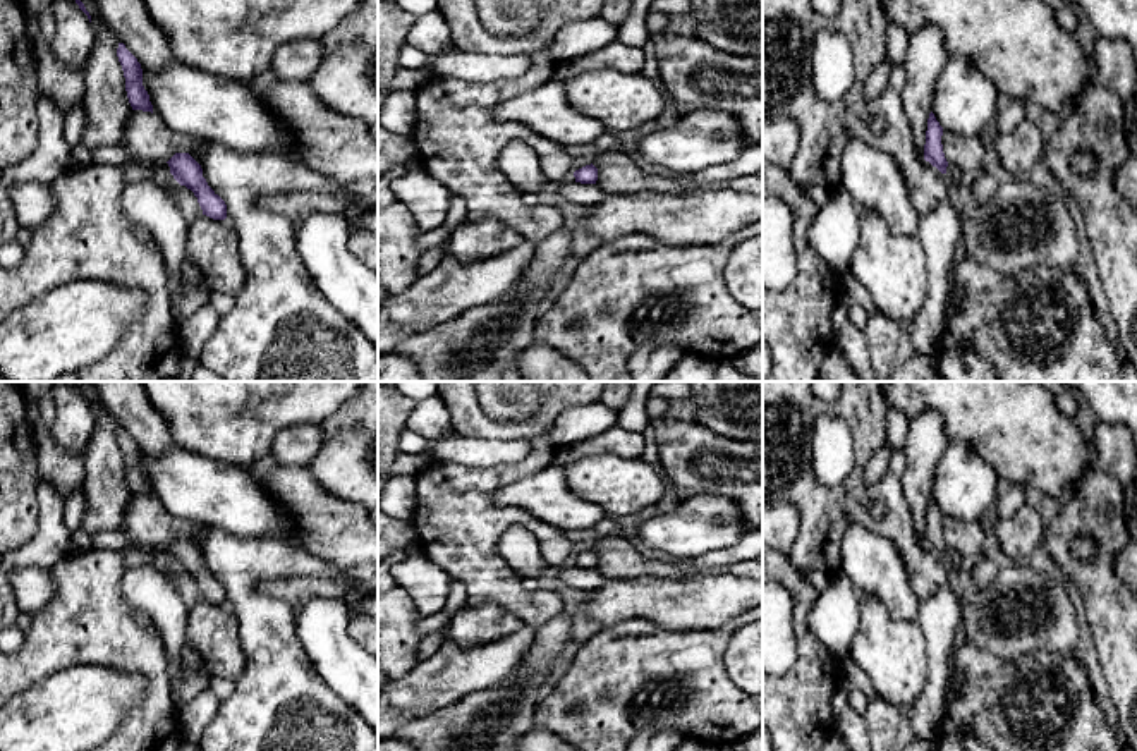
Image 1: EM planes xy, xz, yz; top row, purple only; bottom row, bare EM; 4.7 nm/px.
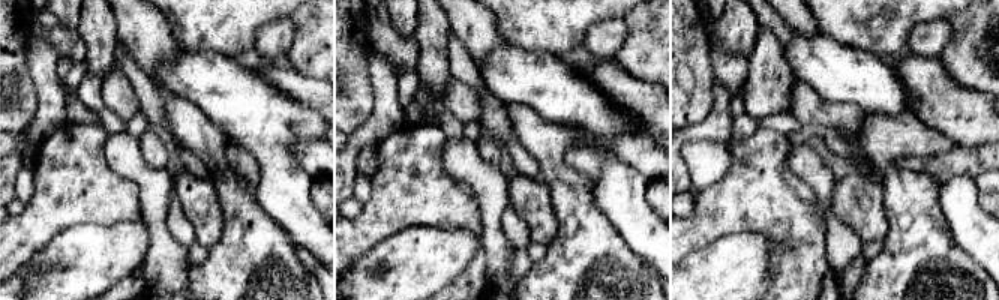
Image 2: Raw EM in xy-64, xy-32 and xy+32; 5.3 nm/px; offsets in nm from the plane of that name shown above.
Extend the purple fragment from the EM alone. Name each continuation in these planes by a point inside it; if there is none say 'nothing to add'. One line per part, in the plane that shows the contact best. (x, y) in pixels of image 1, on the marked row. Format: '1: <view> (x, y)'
nothing to add

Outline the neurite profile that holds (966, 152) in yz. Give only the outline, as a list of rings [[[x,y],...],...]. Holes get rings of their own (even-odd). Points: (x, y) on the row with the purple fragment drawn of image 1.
[[[943,131],[941,136],[943,153],[948,163],[958,167],[958,170],[979,174],[982,172],[984,144],[977,136],[958,136],[950,131]]]

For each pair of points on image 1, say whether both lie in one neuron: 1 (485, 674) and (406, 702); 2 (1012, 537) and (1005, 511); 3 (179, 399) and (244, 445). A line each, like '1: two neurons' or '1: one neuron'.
1: one neuron
2: two neurons
3: one neuron

